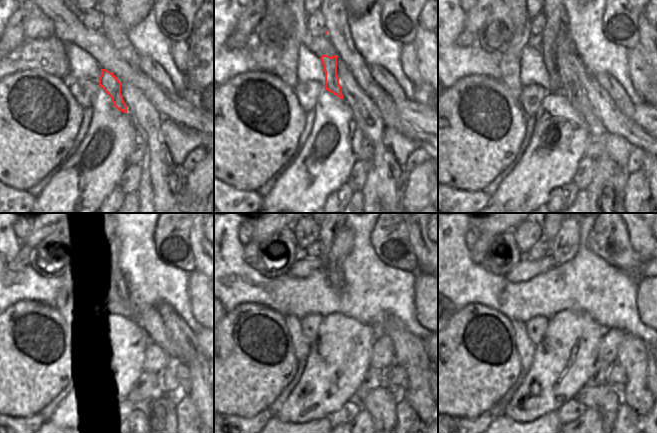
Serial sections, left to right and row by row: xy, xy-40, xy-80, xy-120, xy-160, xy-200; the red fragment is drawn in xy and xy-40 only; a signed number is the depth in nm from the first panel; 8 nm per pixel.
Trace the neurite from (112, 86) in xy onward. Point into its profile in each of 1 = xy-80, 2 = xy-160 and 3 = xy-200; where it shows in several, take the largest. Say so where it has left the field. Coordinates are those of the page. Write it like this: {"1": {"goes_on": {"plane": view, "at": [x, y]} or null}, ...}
{"1": {"goes_on": {"plane": "xy-80", "at": [547, 41]}}, "2": {"goes_on": {"plane": "xy-160", "at": [327, 233]}}, "3": {"goes_on": {"plane": "xy-200", "at": [549, 233]}}}

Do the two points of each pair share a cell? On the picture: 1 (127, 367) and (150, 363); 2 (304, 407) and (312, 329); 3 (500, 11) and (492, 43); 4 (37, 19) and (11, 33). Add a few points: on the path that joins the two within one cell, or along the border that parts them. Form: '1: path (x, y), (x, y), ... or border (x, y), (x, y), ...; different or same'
1: border (150, 342), (145, 352), (142, 370); different
2: border (322, 321), (317, 336), (310, 343); different
3: path (500, 19), (496, 35); same
4: border (31, 10), (31, 15), (25, 24), (24, 38); different

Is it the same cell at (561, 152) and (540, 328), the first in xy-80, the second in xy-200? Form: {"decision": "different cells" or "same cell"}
{"decision": "different cells"}

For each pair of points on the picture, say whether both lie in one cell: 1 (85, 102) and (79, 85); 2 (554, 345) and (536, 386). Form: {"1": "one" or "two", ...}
{"1": "one", "2": "one"}

